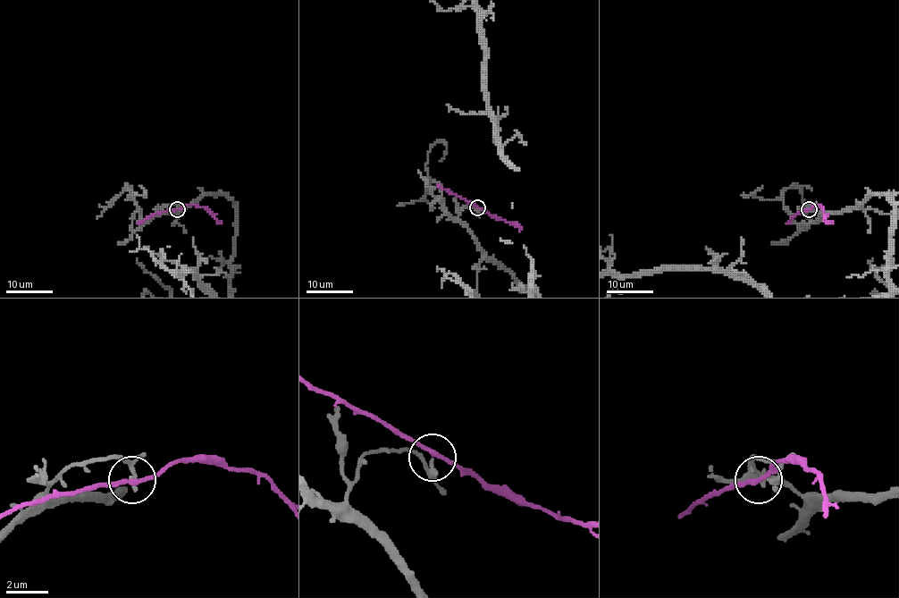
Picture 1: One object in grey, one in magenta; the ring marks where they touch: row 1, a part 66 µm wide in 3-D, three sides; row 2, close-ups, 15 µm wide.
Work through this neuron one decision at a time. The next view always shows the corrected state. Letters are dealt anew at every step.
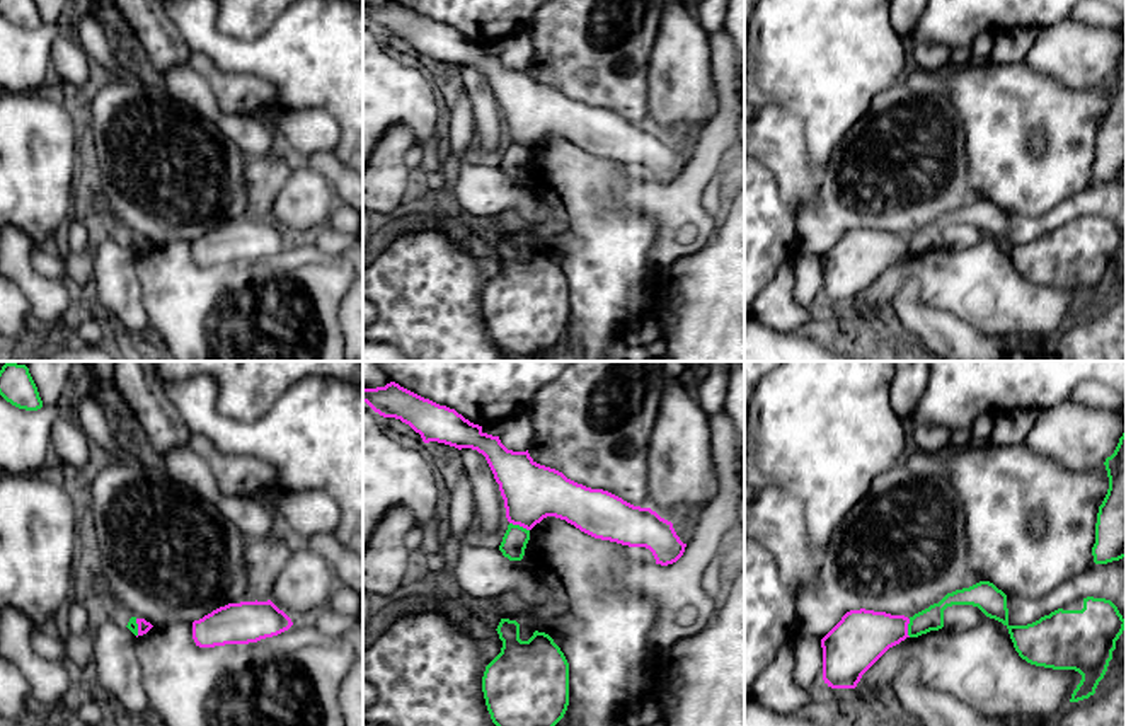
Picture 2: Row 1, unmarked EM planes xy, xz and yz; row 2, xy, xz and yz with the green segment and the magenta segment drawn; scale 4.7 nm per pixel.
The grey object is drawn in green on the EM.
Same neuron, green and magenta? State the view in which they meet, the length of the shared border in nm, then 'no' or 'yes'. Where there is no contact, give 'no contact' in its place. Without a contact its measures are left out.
contact in xz; length 100 nm; no

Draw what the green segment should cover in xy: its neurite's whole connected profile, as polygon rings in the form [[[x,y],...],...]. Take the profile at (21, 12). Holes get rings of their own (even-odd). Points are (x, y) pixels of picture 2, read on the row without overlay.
[[[0,0],[0,14],[19,27],[37,29],[43,26],[34,0]]]

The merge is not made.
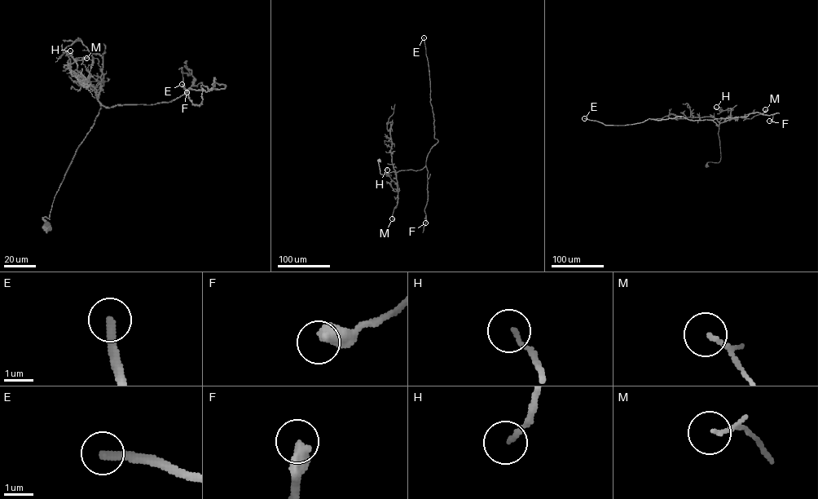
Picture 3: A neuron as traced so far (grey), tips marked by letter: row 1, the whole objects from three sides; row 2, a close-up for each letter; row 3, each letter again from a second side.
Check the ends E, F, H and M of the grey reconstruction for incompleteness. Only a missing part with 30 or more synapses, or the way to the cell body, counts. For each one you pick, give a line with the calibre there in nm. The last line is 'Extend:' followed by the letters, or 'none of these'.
E: calibre 280 nm
Extend: E

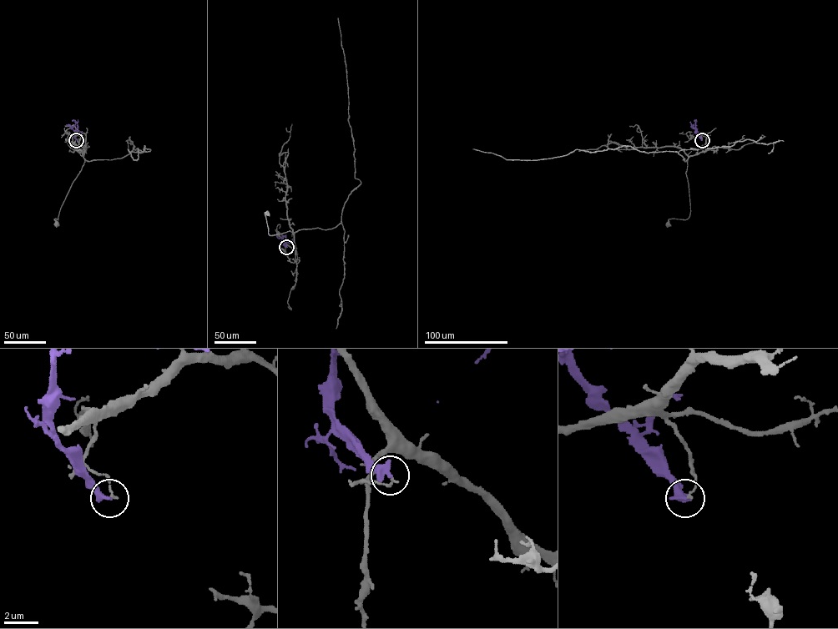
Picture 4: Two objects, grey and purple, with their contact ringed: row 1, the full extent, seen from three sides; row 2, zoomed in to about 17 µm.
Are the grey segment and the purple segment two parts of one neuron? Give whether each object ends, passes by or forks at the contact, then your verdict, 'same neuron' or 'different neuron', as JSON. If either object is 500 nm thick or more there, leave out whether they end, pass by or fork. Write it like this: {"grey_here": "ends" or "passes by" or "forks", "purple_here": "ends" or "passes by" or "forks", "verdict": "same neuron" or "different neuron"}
{"grey_here": "ends", "purple_here": "ends", "verdict": "different neuron"}

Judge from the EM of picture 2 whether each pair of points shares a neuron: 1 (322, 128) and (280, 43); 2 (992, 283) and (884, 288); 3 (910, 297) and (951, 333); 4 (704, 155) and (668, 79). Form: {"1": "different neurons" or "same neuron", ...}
{"1": "different neurons", "2": "same neuron", "3": "same neuron", "4": "different neurons"}

